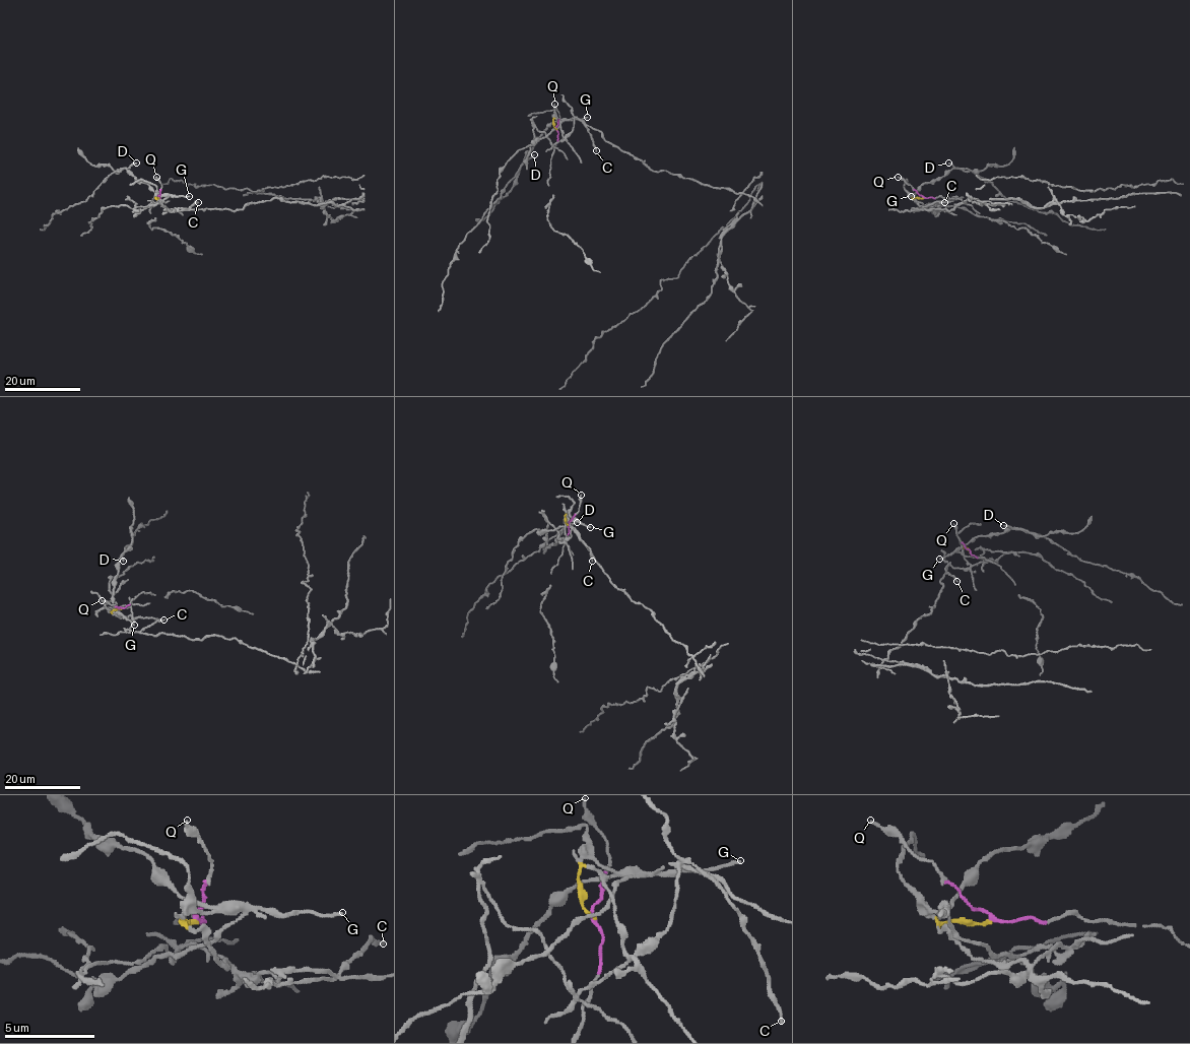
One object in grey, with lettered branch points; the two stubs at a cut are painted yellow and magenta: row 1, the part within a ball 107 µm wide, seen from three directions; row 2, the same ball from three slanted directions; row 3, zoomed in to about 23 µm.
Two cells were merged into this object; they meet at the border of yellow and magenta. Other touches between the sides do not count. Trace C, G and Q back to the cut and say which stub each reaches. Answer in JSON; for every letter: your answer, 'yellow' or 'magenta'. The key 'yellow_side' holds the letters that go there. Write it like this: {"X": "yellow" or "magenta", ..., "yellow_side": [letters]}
{"C": "yellow", "G": "yellow", "Q": "magenta", "yellow_side": ["C", "G"]}

